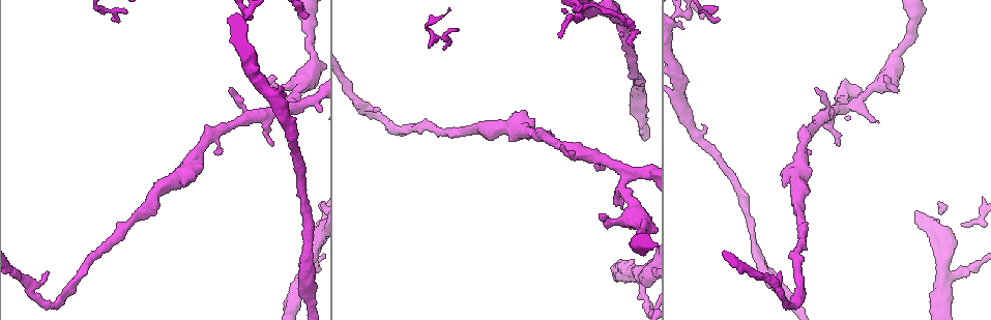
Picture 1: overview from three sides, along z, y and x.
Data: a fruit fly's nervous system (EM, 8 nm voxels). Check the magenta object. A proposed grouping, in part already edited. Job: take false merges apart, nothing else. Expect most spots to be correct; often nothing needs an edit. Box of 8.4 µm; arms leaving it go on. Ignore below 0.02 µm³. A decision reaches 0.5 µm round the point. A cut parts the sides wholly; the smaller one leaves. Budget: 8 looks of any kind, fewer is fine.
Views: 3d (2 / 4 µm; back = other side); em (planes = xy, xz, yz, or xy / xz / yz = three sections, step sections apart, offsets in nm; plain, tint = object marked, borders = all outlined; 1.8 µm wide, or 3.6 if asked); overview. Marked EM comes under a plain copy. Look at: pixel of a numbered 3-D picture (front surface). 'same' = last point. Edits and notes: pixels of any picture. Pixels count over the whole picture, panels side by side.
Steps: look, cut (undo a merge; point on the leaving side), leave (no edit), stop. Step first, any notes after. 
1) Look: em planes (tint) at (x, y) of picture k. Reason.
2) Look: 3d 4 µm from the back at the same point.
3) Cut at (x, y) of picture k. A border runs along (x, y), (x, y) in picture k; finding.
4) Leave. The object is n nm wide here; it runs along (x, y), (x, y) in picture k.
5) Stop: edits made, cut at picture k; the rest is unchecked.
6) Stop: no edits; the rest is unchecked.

Look: 3d 2 µm at (51, 304) of picture 1. Abrupt turn.

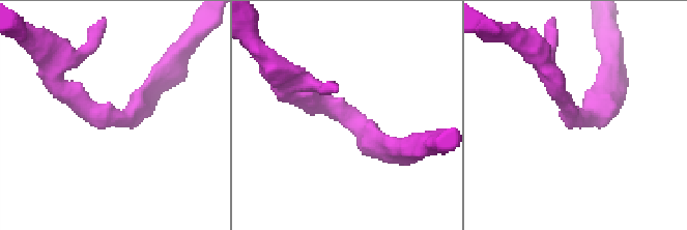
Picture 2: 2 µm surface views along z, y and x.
Look: em yz step 4 (tint) at (579, 118) of picture 2. The arms are 190, 200 nm wide.

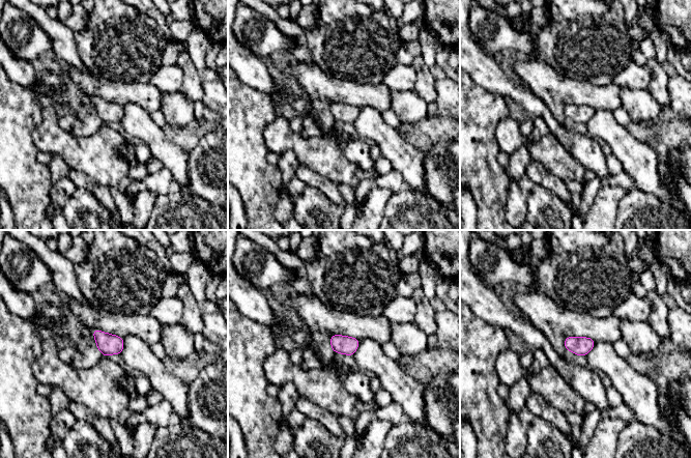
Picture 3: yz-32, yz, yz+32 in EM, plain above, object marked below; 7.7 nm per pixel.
Look: em planes (tint) at the same point.

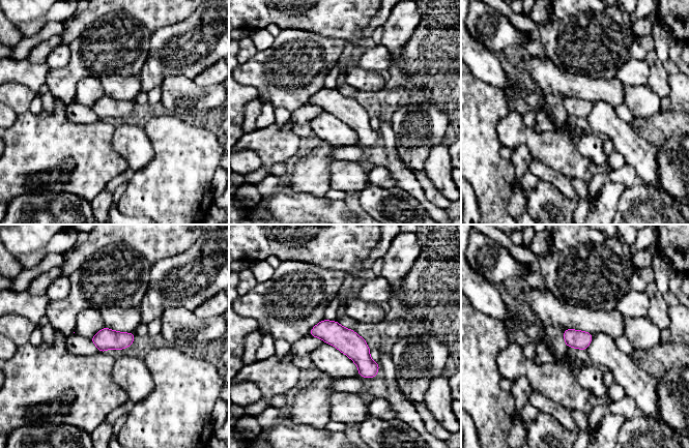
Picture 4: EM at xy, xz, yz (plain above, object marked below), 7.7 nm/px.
Leave. The object is 140 nm wide here; it runs along (312, 333), (339, 336), (372, 375) in picture 4; all the same neuron.

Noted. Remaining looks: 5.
Look: em planes (tint) at (849, 105) of picture 1. Thick turns thin.

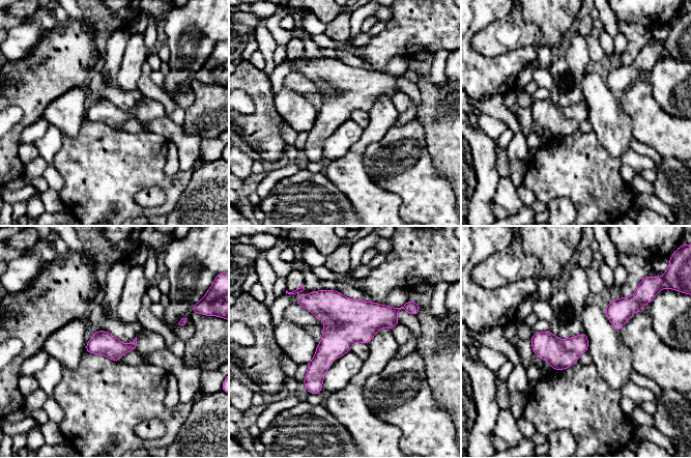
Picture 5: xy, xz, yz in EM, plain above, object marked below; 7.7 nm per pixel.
Leave. The object is 180 nm wide here; one neuron here.

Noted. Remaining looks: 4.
Look: 3d 2 µm at (309, 29) of picture 1. Thick turns thin.

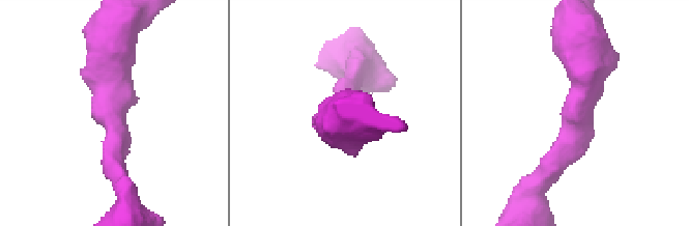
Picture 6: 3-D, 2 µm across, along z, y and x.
Look: em xz step 8 (borders) at (113, 114) of picture 6. The arms are 240, 400 nm wide; now the EM.

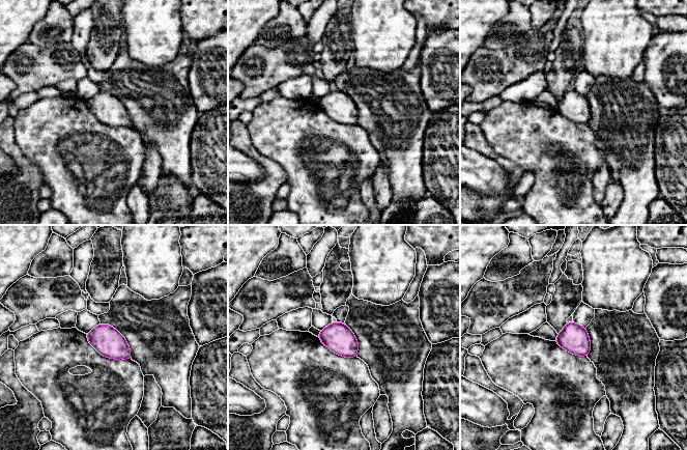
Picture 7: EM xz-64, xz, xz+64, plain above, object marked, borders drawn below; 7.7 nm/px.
Leave. The object is 220 nm wide here; all the same neuron.

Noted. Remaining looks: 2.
Look: em planes (borders) at (940, 274) of picture 1. Sharp bend.

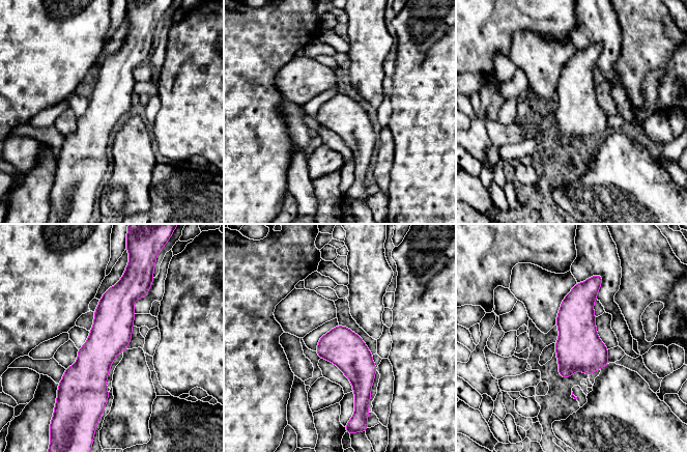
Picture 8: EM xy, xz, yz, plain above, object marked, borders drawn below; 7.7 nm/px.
Leave. The object is 280 nm wide here; it runs along (123, 280), (98, 351), (103, 402) in picture 8; one neuron here.

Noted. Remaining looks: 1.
Stop: no edits; the rest is unchecked.

